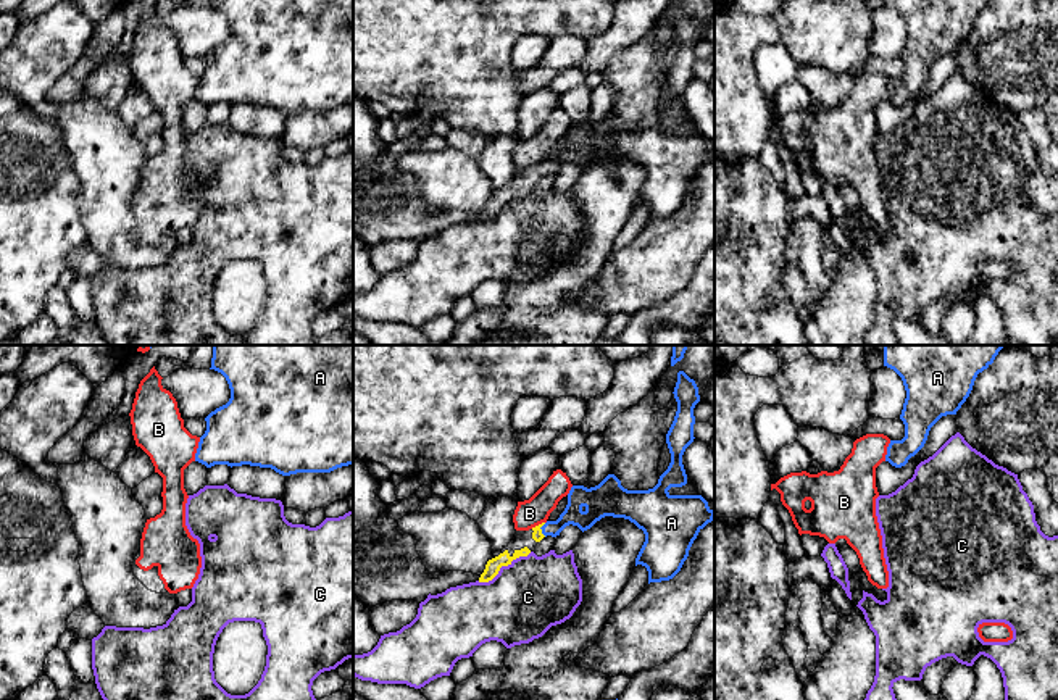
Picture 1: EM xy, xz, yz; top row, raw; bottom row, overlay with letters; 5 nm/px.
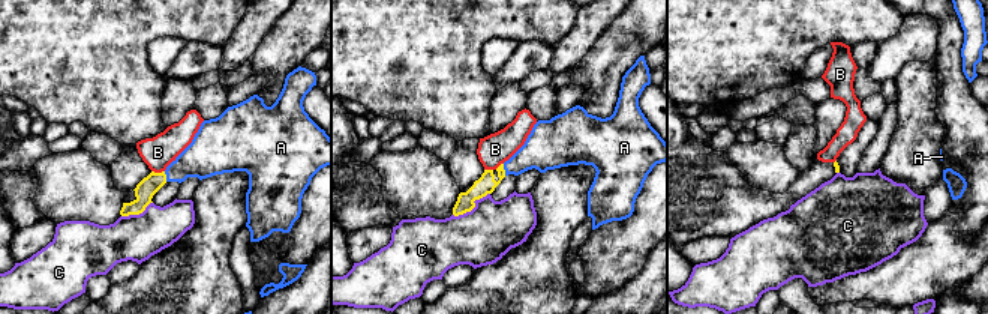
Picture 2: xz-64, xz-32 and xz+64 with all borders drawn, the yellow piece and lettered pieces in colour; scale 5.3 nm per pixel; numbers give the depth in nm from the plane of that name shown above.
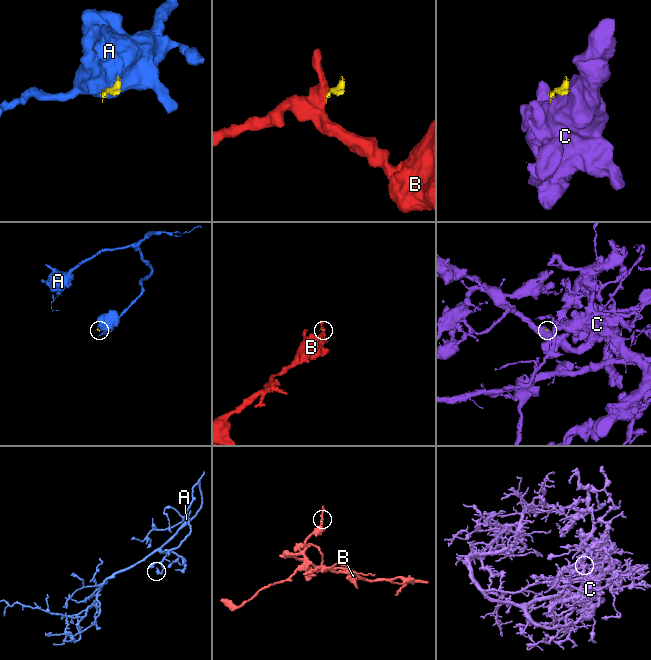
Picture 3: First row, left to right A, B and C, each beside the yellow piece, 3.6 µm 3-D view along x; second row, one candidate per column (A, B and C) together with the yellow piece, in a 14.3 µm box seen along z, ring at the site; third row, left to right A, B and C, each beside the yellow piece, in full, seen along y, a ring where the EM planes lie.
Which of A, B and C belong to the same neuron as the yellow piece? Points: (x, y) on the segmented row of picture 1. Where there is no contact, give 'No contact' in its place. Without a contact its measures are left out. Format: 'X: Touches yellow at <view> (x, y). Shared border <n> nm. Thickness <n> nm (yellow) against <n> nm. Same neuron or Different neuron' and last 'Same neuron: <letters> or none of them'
A: Touches yellow at xz (541, 529). Shared border 70 nm. Thickness 60 nm (yellow) against 110 nm. Same neuron
B: Touches yellow at xz (539, 524). Shared border 80 nm. Thickness 60 nm (yellow) against 140 nm. Different neuron
C: Touches yellow at xz (504, 565). Shared border 300 nm. Thickness 70 nm (yellow) against 380 nm. Different neuron
Same neuron: A

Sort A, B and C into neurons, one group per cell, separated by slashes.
A / B / C

